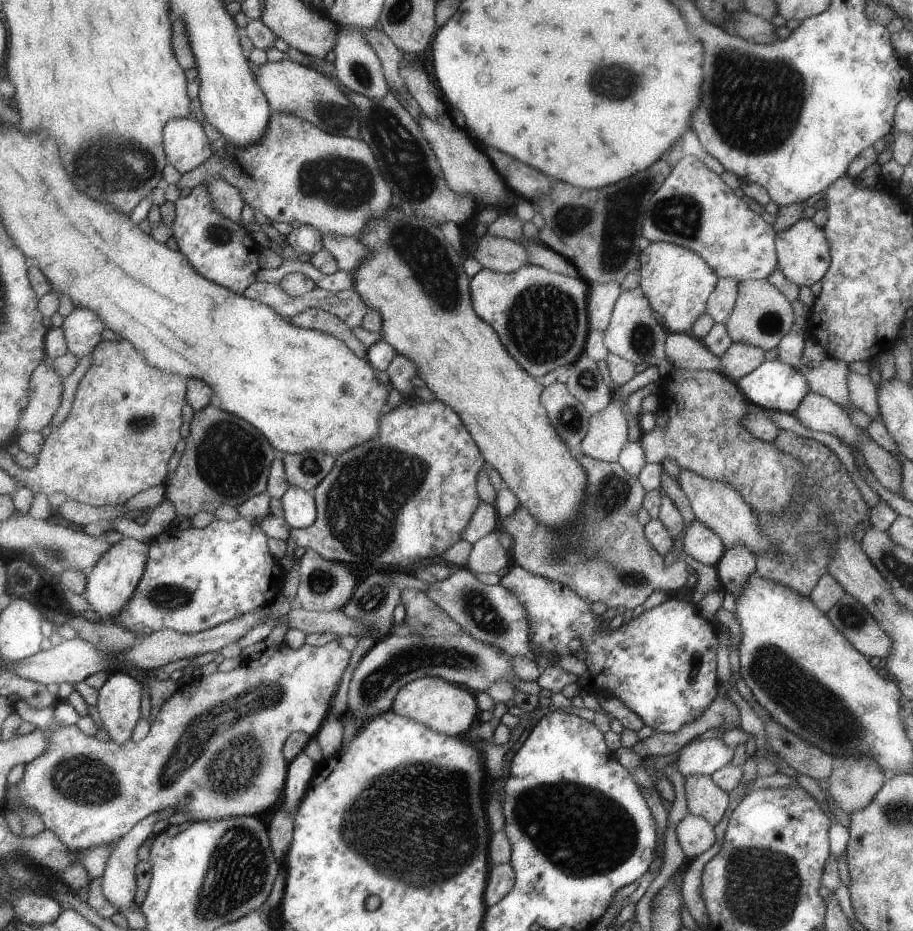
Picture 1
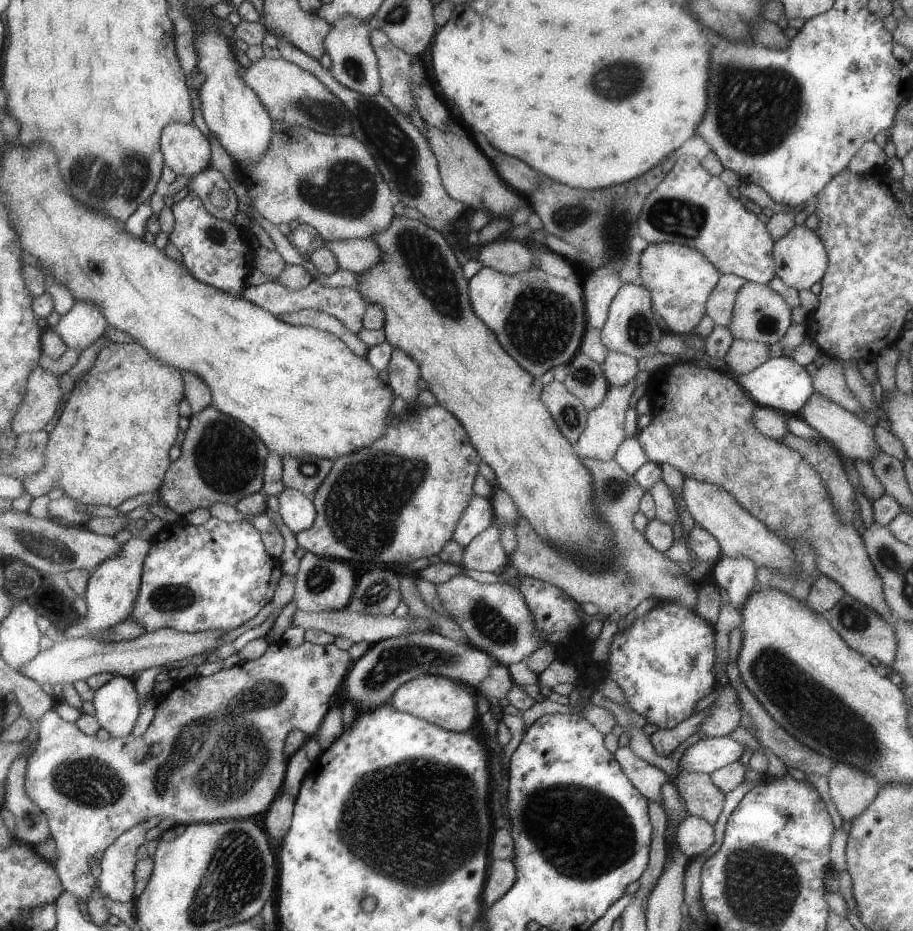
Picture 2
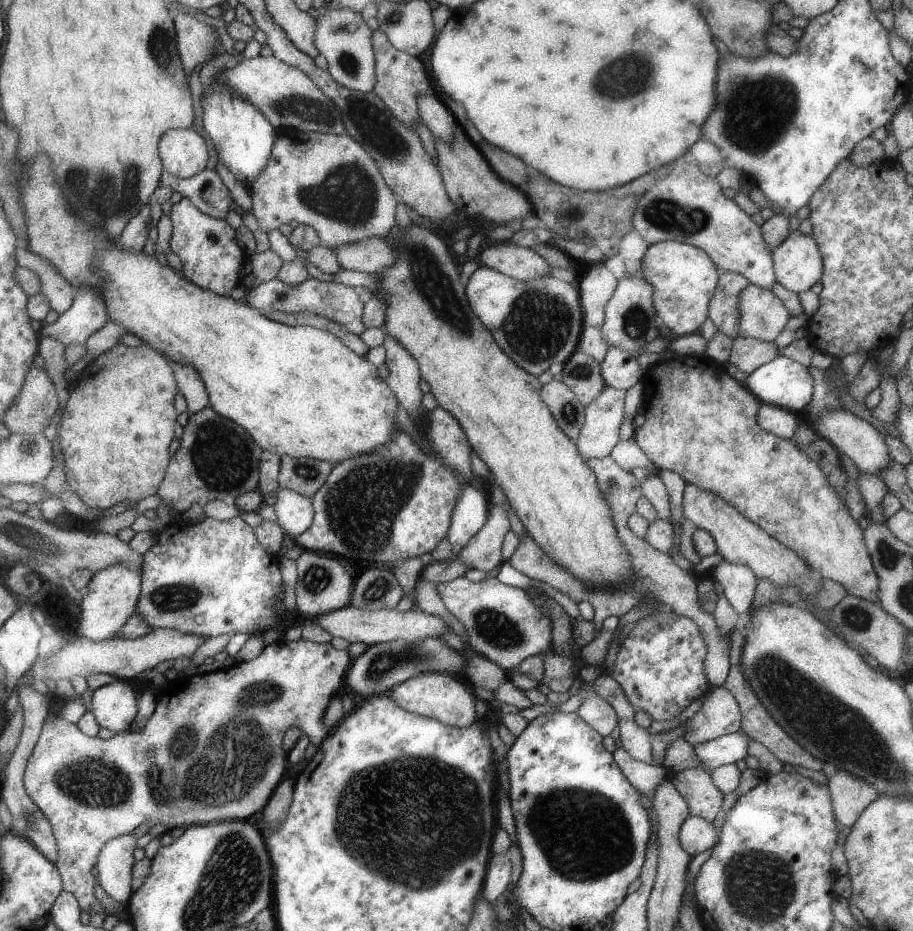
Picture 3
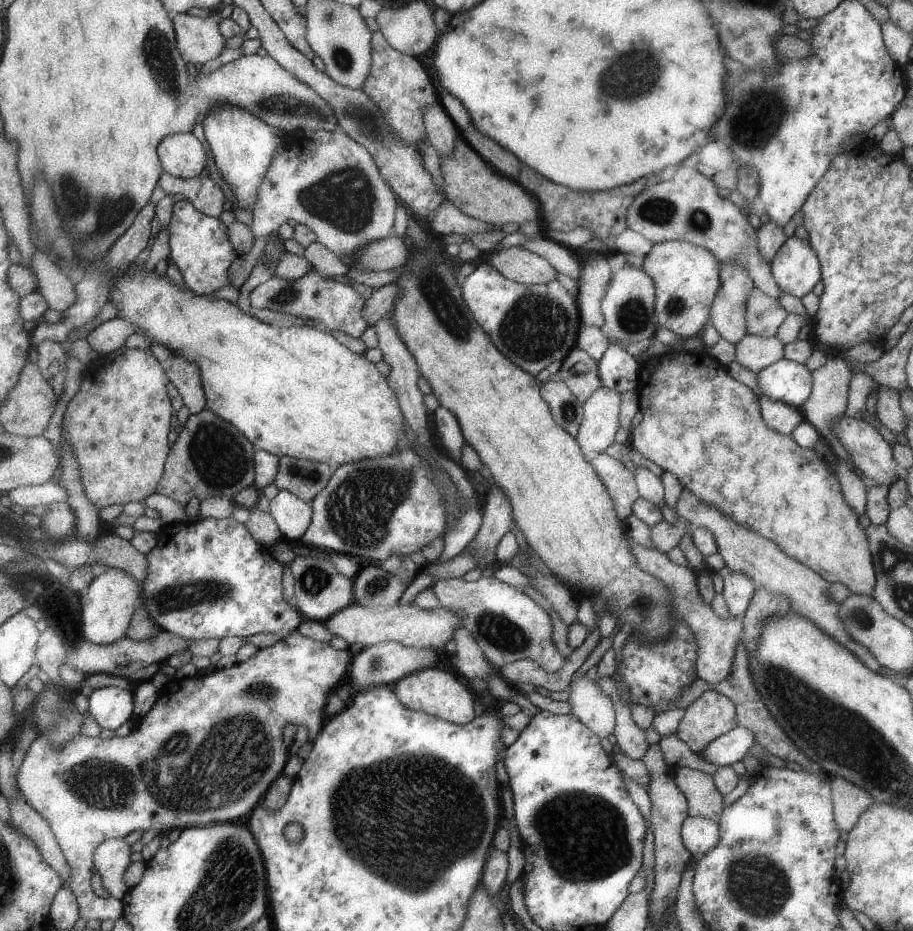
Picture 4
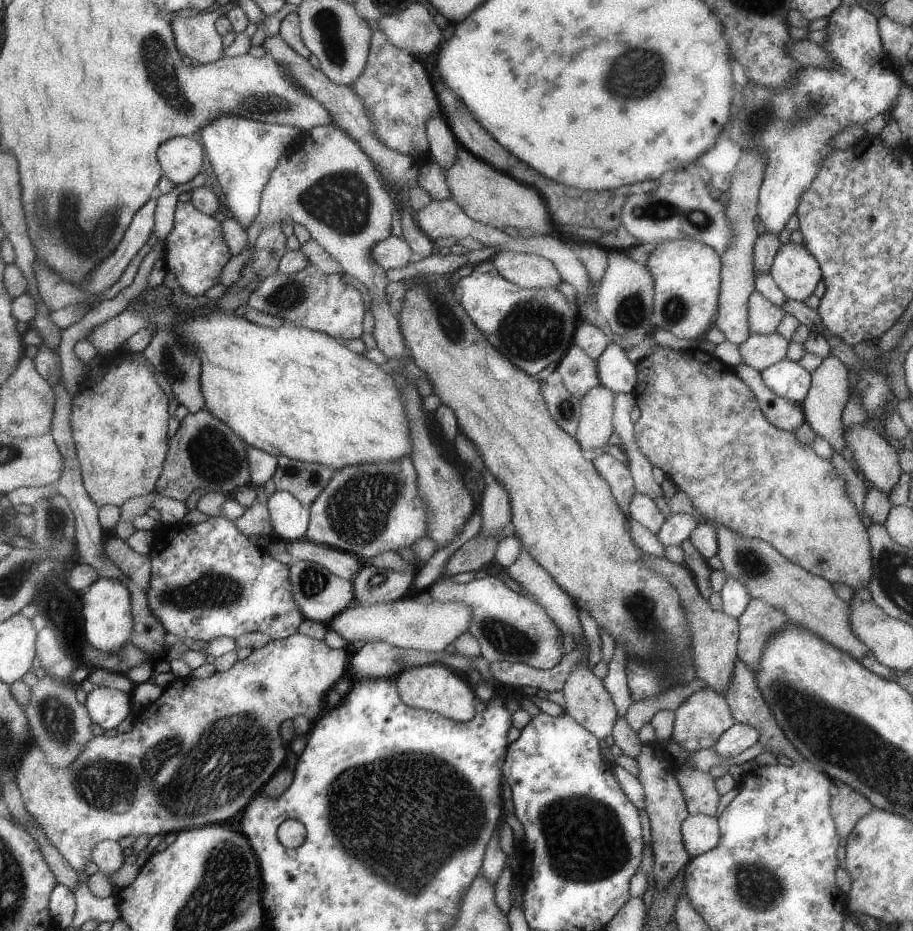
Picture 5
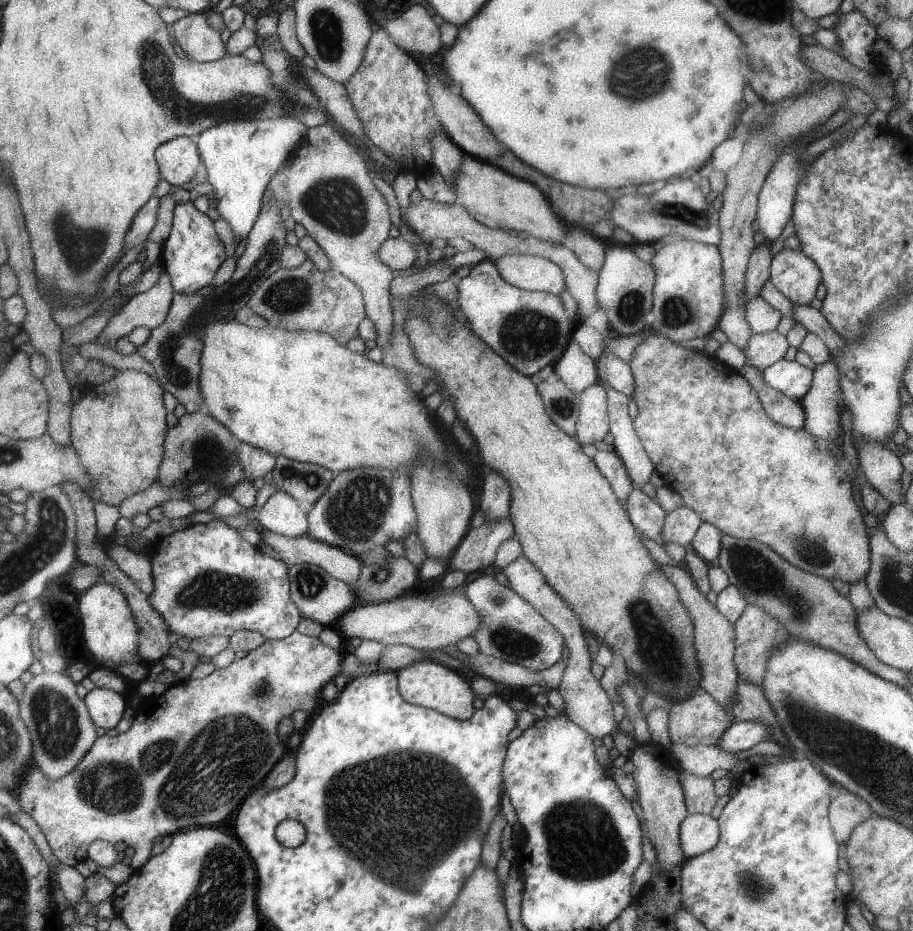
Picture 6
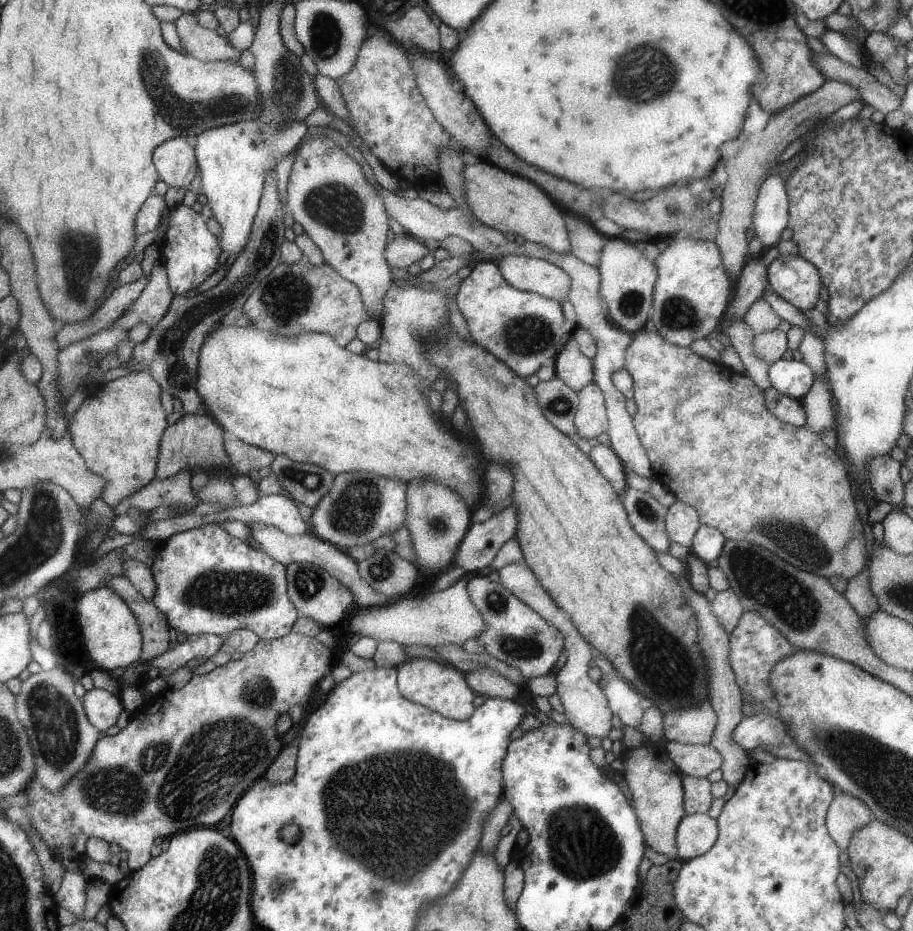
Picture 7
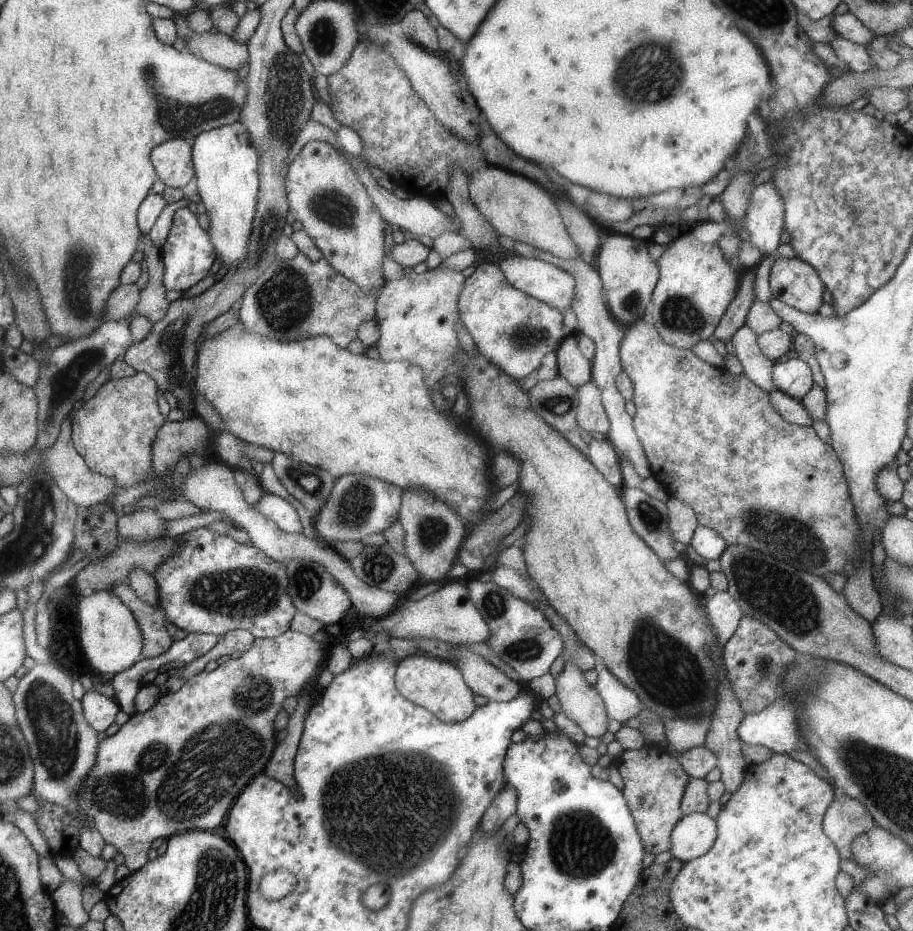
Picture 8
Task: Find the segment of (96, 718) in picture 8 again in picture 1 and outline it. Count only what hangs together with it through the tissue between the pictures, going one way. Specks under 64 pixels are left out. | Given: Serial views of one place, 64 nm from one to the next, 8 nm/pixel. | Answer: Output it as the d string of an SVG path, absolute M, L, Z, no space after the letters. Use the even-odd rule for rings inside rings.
M117 671L99 690L97 709L110 739L125 744L133 737L139 719L141 686L130 672Z

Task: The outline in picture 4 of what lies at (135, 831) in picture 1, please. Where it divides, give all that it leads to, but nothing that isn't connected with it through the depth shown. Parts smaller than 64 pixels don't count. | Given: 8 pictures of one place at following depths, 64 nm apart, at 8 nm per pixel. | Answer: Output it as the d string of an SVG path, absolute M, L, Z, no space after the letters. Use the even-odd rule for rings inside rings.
M125 838L107 839L102 841L95 851L94 865L102 874L105 886L110 892L111 899L125 901L130 886L125 883L124 874L131 866L131 845L125 842Z

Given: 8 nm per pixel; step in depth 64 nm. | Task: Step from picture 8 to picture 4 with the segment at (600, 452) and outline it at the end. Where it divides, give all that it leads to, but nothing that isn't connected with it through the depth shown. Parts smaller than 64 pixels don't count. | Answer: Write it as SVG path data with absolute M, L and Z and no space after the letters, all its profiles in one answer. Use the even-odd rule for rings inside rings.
M604 452L595 454L588 461L609 492L614 509L623 525L622 520L633 512L633 504L639 497L634 474L624 467L623 463Z

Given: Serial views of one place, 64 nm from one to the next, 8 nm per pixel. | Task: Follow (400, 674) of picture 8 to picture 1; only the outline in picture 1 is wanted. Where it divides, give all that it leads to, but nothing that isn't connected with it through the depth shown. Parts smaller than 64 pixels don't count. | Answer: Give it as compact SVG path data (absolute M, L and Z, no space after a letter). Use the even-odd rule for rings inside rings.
M421 676L399 688L390 710L398 716L417 720L430 727L431 730L441 732L446 736L463 736L469 731L473 716L477 714L475 700L467 690L463 690L457 684L451 684L443 678L433 676Z

